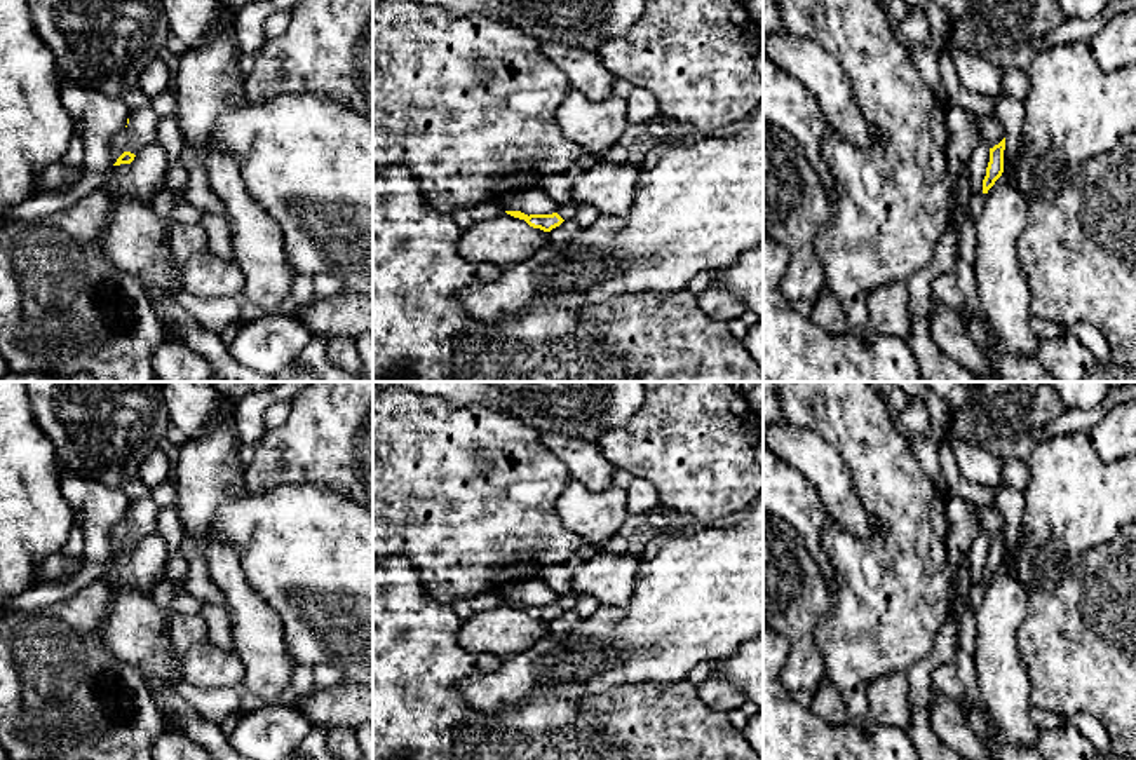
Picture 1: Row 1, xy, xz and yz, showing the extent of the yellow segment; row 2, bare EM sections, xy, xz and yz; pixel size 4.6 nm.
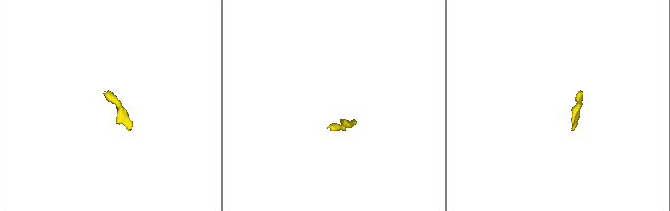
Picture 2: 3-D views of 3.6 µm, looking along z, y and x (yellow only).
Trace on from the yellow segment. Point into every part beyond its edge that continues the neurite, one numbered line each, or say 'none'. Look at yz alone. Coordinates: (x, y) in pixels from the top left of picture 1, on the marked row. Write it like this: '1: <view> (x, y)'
none

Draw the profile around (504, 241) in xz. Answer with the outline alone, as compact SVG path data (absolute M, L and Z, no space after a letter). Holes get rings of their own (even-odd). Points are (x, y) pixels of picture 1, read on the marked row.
M502 213L462 230L456 249L465 260L507 268L523 263L547 242L549 232Z

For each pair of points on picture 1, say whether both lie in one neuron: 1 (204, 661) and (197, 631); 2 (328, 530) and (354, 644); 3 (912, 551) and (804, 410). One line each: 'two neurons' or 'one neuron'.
1: two neurons
2: one neuron
3: one neuron

